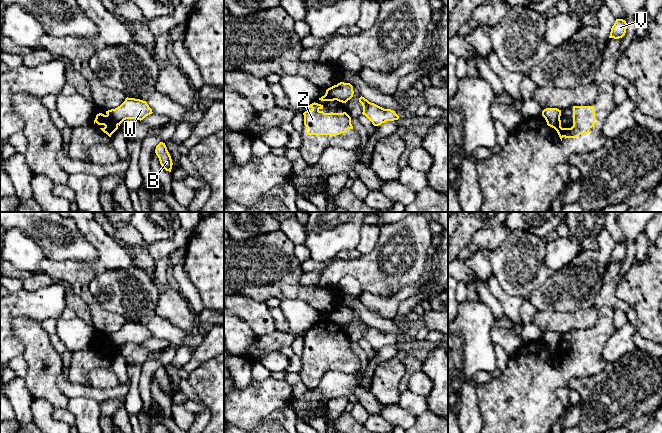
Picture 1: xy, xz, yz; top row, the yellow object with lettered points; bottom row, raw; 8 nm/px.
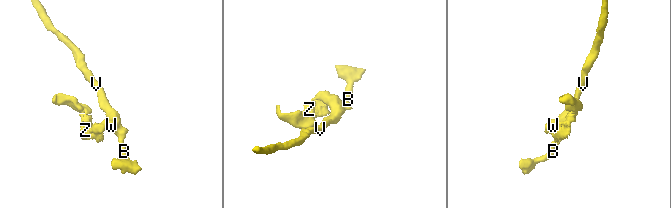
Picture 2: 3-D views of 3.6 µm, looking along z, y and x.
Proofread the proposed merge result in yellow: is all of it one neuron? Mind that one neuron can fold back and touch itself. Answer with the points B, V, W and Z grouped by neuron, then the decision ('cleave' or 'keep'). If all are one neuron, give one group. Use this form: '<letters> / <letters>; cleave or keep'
B V W / Z; cleave

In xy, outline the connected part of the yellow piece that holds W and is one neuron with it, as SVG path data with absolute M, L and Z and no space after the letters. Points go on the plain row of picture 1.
M128 321L117 332L106 335L107 340L119 350L126 343L141 345L152 337L146 325Z

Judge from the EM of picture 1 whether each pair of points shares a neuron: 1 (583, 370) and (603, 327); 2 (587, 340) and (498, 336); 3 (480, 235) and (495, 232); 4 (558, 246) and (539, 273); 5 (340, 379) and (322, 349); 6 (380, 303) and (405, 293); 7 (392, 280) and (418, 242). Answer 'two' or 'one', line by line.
1: one
2: two
3: one
4: two
5: two
6: one
7: one

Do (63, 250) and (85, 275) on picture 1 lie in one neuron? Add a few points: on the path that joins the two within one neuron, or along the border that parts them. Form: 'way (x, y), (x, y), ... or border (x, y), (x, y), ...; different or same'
border (49, 258), (87, 263), (93, 271); different

